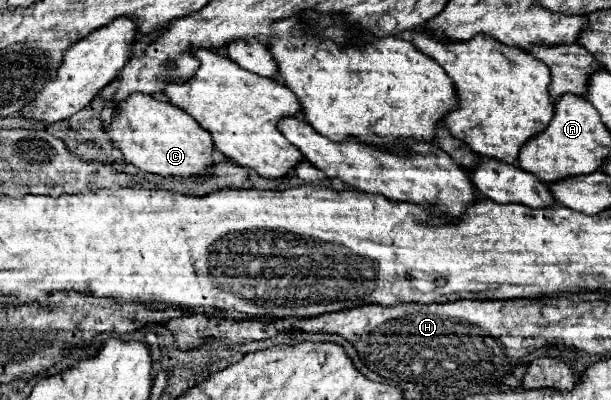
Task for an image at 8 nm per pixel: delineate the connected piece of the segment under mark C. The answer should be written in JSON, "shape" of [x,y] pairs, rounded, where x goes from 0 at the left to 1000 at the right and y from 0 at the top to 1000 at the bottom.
{"shape":[[[216,235],[196,265],[187,265],[180,345],[203,395],[242,435],[268,445],[331,445],[344,440],[350,400],[347,340],[291,265],[236,235]]]}

